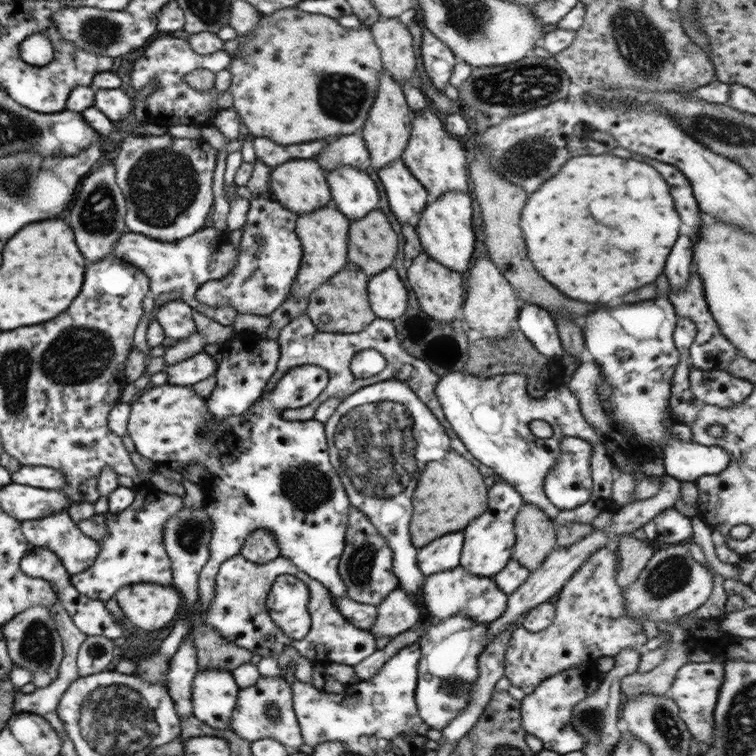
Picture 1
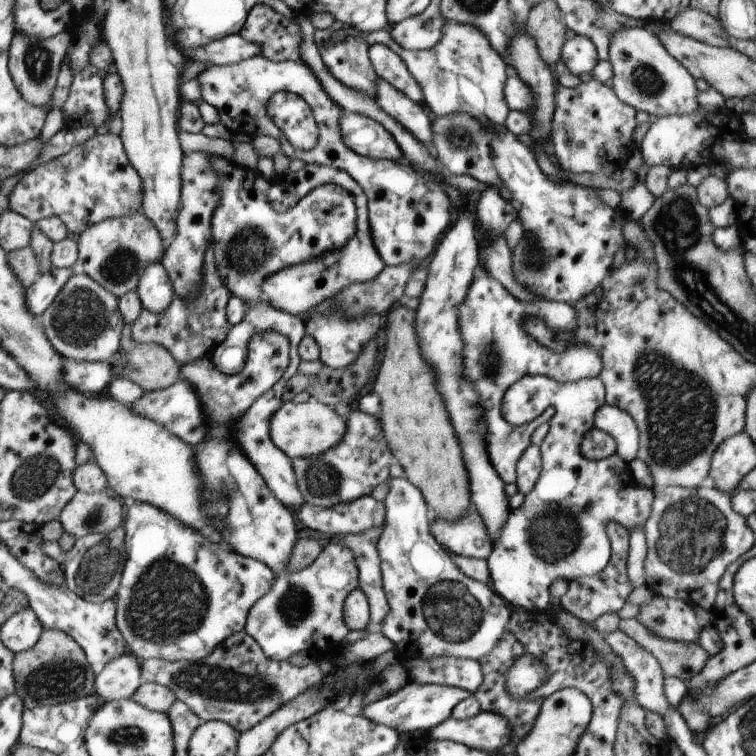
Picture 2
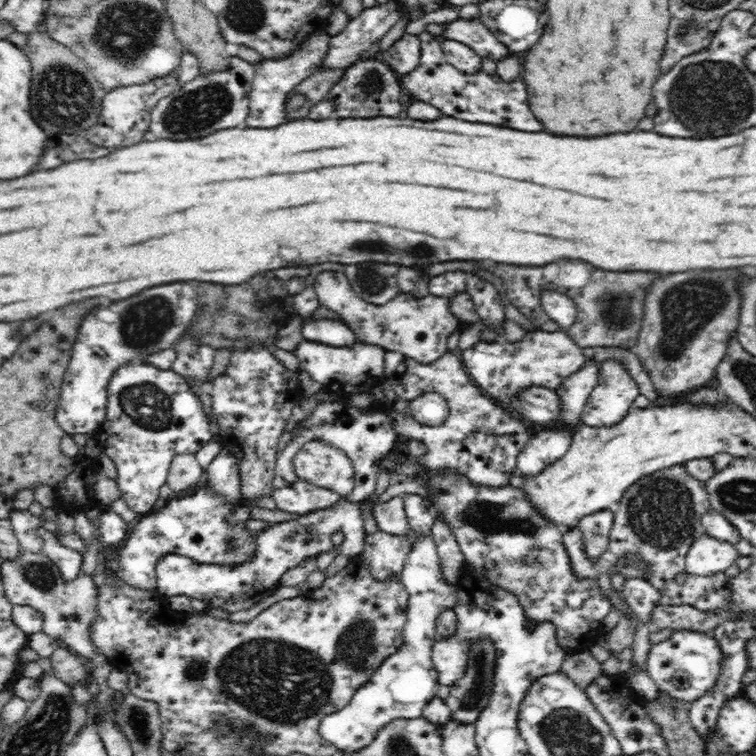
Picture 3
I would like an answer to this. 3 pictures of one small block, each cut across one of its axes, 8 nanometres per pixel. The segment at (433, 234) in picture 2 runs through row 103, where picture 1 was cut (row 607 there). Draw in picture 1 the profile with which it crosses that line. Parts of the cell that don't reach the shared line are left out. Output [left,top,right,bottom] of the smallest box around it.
[199,556,375,666]

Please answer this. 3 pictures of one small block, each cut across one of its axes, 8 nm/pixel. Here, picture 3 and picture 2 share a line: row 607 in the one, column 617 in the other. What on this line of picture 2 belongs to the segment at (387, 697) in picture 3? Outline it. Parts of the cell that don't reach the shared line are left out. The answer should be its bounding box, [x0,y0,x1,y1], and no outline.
[593,404,639,462]

